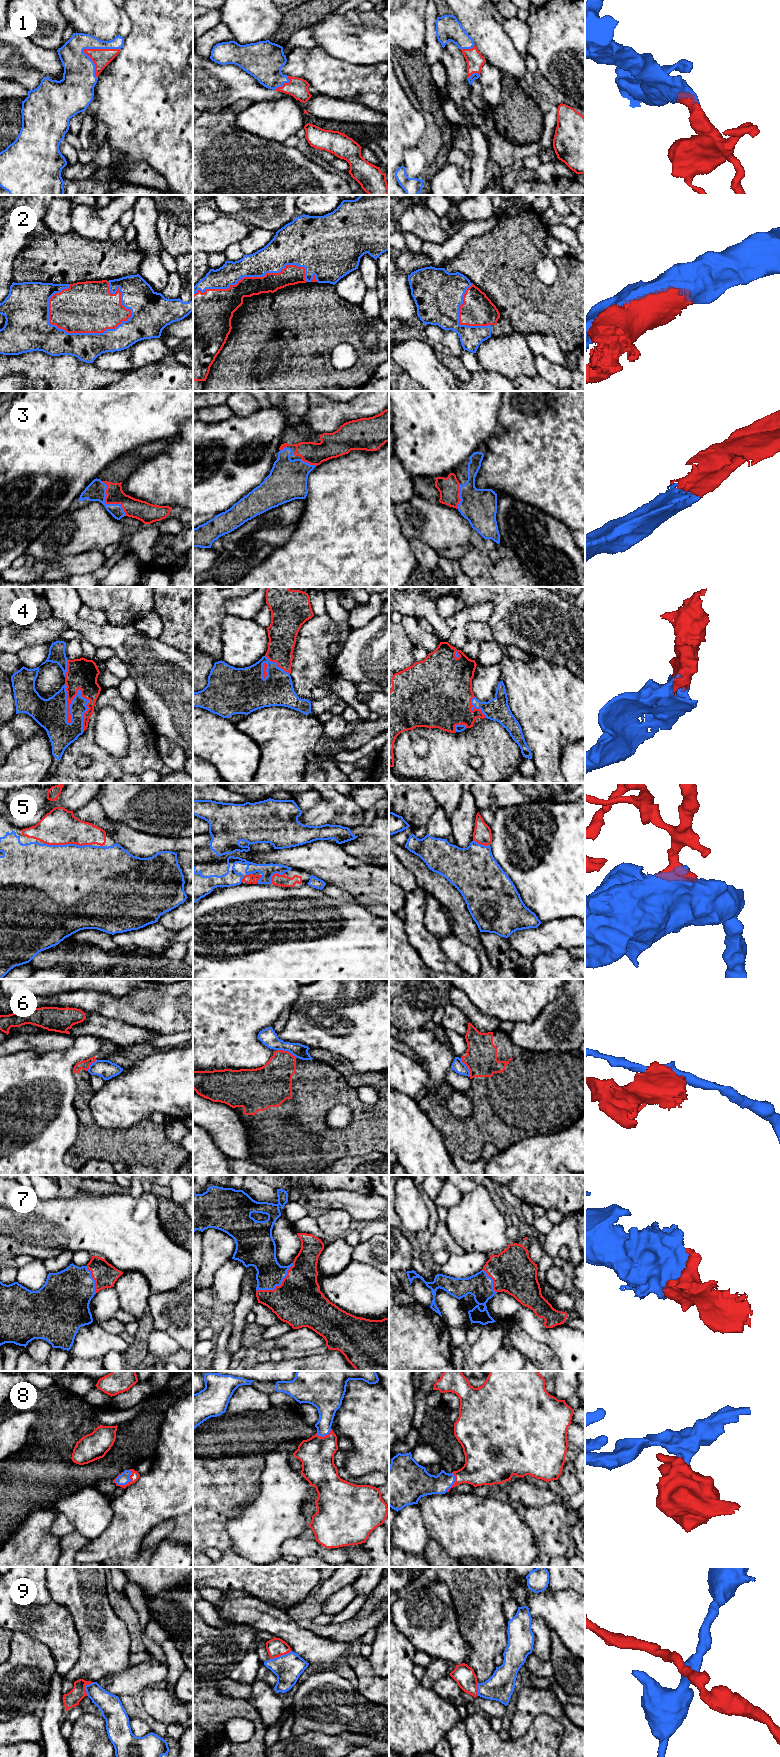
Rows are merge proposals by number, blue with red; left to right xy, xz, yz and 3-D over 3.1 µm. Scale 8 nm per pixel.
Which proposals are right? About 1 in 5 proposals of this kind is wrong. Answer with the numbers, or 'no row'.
1, 2, 3, 4, 5, 7, 8

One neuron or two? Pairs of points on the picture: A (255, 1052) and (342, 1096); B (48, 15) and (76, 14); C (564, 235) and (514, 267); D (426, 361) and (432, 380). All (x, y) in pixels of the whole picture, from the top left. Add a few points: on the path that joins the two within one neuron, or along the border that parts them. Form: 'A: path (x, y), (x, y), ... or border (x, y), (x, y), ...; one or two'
A: border (277, 1050), (263, 1065), (247, 1068); two
B: border (59, 10), (68, 24); two
C: border (548, 228), (549, 232); two
D: path (426, 366), (426, 369), (432, 375); one

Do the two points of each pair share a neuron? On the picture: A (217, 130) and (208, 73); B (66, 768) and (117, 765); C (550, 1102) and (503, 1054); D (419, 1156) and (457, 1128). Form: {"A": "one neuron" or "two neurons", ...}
{"A": "two neurons", "B": "one neuron", "C": "one neuron", "D": "two neurons"}

